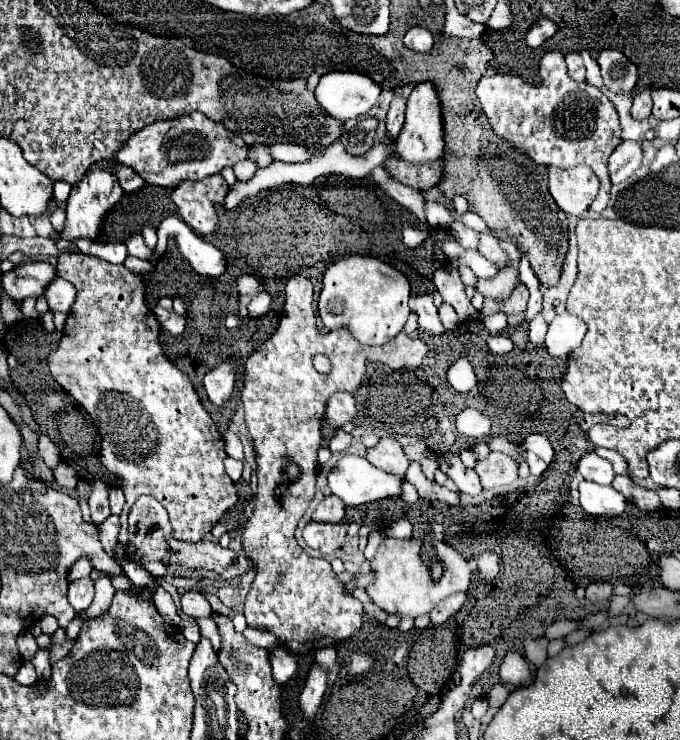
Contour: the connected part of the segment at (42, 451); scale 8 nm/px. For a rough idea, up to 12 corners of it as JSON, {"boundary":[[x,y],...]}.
{"boundary":[[39,434],[38,454],[51,469],[62,460],[56,444]]}

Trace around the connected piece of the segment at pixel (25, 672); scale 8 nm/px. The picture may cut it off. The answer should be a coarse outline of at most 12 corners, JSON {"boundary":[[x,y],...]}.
{"boundary":[[24,661],[15,680],[24,686],[38,681],[32,663]]}

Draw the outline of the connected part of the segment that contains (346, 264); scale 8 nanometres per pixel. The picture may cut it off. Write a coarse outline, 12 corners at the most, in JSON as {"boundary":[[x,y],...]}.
{"boundary":[[376,257],[324,271],[318,315],[384,345],[410,315],[410,283]]}

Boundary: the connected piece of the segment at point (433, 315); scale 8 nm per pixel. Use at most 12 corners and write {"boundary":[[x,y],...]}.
{"boundary":[[430,293],[410,299],[418,327],[430,333],[444,331]]}

